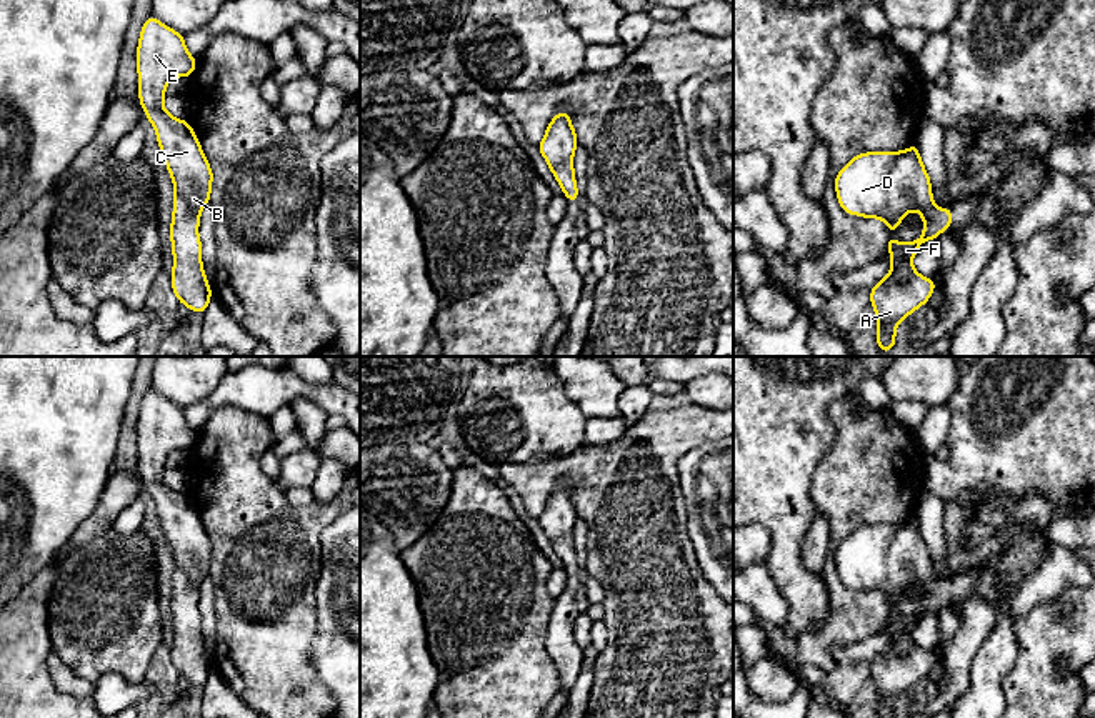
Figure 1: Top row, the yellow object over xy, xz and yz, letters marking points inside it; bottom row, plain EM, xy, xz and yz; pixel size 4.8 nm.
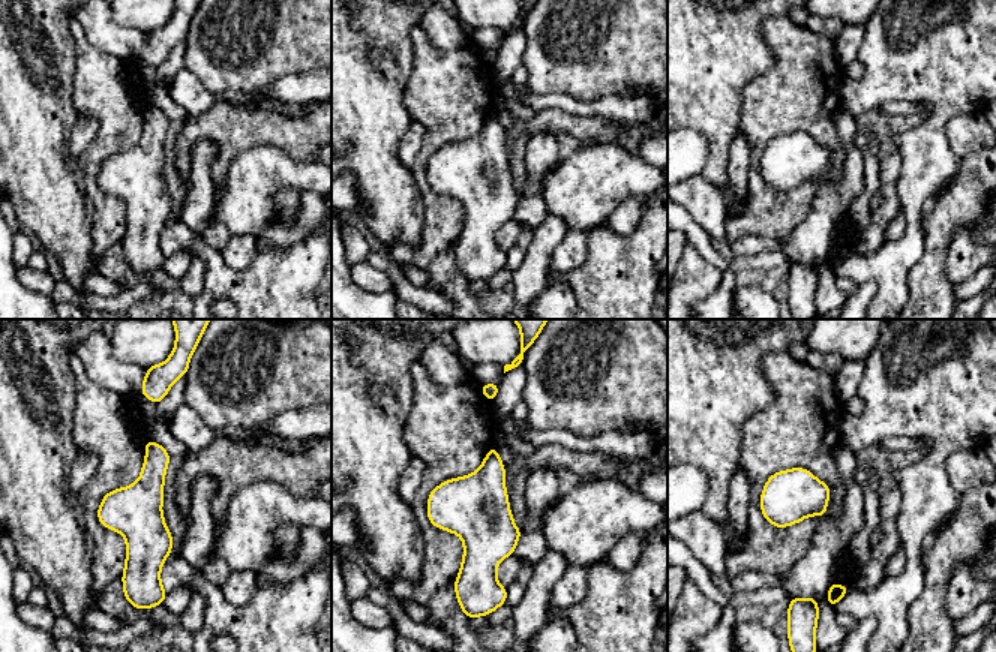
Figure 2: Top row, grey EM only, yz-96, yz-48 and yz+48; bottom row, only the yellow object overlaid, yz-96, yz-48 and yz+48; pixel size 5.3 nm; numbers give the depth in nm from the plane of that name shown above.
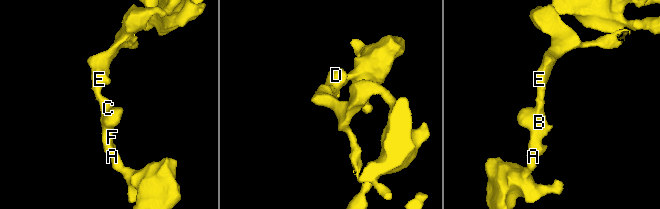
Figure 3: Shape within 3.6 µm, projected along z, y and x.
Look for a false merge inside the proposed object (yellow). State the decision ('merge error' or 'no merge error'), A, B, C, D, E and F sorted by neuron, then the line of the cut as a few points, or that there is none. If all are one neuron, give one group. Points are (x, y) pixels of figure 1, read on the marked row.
no merge error; groups A B C D E F; cut none

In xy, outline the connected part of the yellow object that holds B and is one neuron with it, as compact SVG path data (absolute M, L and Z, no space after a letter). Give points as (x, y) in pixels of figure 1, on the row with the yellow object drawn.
M150 13L140 32L137 63L138 98L157 132L175 187L170 227L172 290L182 305L205 313L213 292L202 267L198 223L202 208L210 203L213 172L190 123L173 118L163 108L168 80L192 75L197 58L188 53L182 33Z

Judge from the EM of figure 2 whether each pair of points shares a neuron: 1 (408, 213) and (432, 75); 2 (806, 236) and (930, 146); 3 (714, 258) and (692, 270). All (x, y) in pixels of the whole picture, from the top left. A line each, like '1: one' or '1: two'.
1: two
2: two
3: two

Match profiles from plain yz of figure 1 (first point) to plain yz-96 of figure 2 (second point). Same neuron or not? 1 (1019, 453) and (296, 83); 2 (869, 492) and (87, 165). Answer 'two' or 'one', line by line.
1: two
2: one

